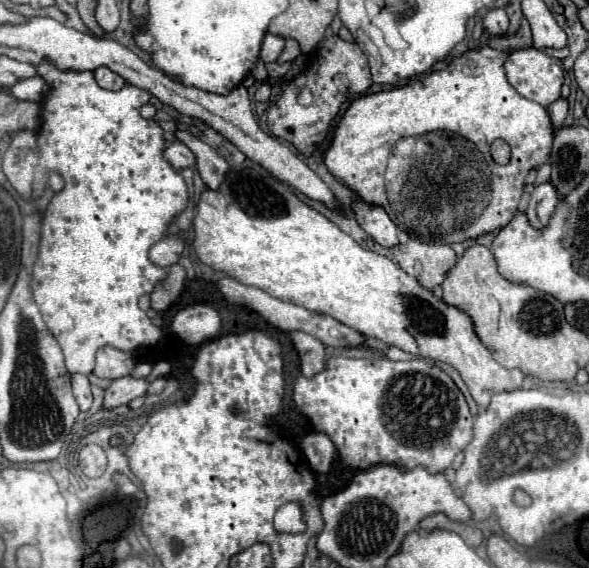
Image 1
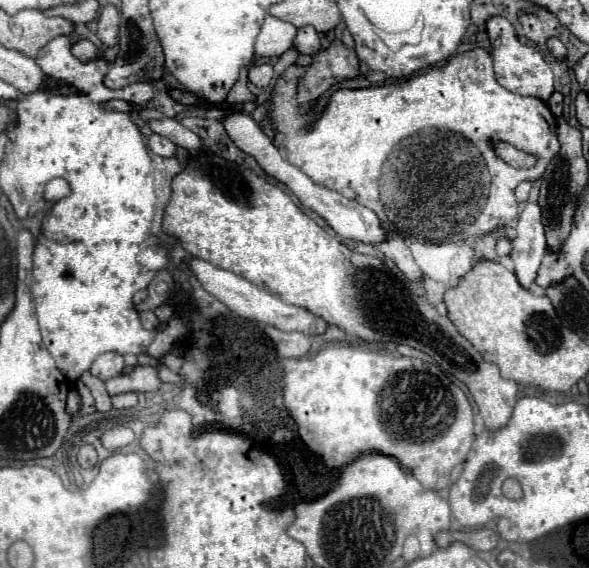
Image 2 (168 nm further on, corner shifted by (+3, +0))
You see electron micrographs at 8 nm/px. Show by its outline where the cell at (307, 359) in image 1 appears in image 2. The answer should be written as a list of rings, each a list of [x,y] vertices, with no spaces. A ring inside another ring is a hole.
[[[268,326],[264,332],[274,342],[276,352],[282,358],[302,358],[310,350],[310,336],[308,334],[284,332],[284,330],[278,330],[274,326]]]

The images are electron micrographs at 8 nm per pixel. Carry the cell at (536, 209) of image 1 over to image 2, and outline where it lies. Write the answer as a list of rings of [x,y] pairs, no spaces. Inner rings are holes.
[[[526,204],[516,226],[516,238],[512,240],[510,260],[514,264],[516,278],[524,288],[530,288],[546,256],[546,238],[542,226],[542,214],[538,204]]]

